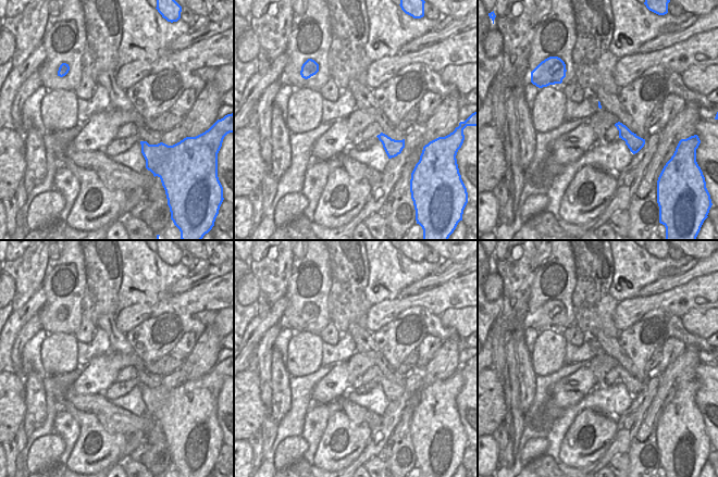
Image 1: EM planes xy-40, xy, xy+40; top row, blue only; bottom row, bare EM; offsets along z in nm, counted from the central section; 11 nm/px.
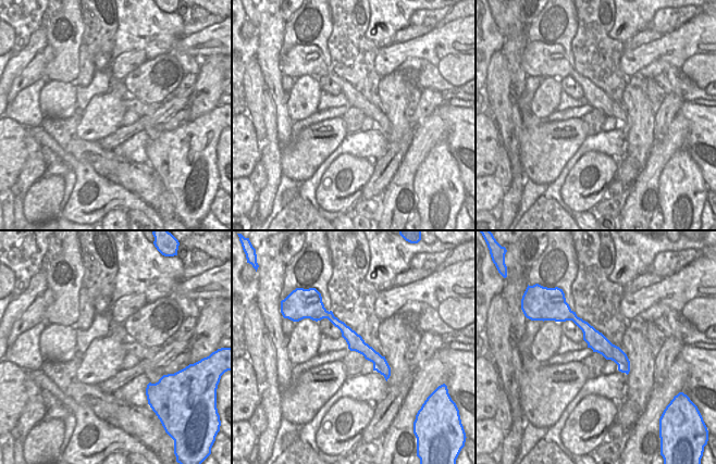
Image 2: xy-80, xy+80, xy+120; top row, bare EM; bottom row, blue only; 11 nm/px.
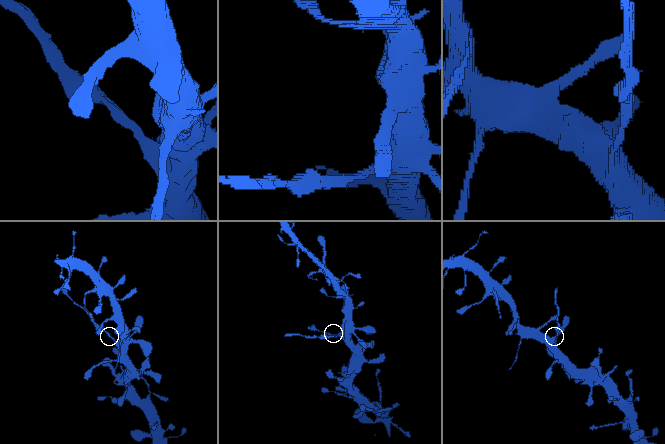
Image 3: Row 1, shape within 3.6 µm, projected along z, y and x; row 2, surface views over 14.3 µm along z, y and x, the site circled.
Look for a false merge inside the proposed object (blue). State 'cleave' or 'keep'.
cleave

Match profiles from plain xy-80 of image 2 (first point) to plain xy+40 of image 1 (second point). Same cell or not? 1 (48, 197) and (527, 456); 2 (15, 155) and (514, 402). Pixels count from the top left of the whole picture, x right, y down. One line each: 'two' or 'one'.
1: one
2: two

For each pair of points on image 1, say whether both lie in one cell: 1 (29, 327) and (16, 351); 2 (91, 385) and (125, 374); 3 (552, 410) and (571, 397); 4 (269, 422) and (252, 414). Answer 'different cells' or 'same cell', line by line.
1: same cell
2: different cells
3: same cell
4: different cells

